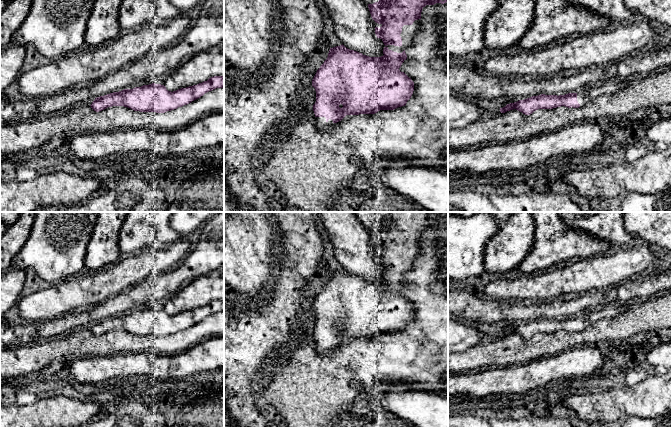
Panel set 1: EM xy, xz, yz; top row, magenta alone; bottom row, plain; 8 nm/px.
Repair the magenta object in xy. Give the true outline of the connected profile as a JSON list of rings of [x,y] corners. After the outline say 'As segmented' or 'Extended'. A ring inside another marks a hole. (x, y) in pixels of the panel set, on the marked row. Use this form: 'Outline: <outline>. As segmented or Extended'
Outline: [[[214,76],[173,92],[168,91],[164,85],[155,83],[124,89],[97,97],[90,106],[96,112],[112,106],[124,106],[134,111],[165,113],[187,105],[216,88],[224,88],[224,76]]]. As segmented

